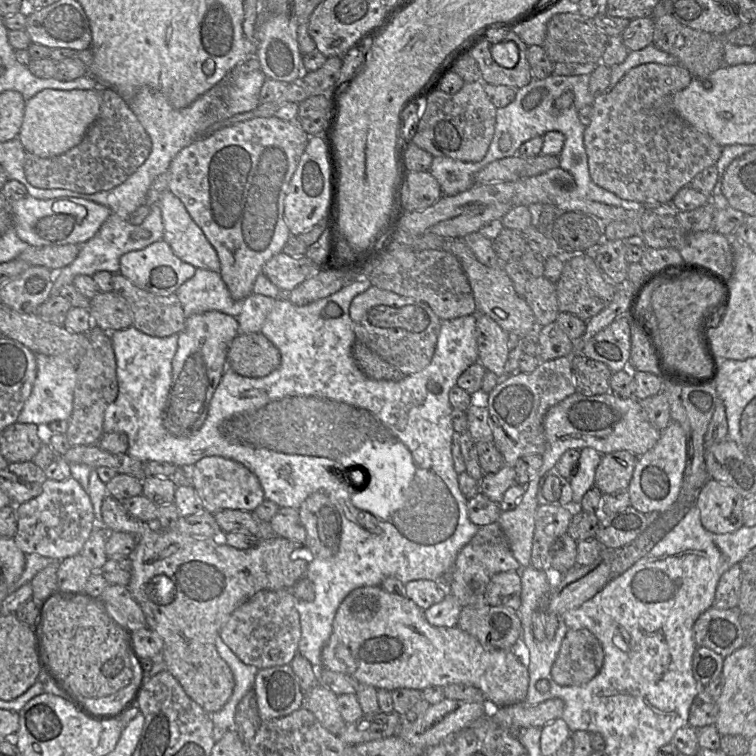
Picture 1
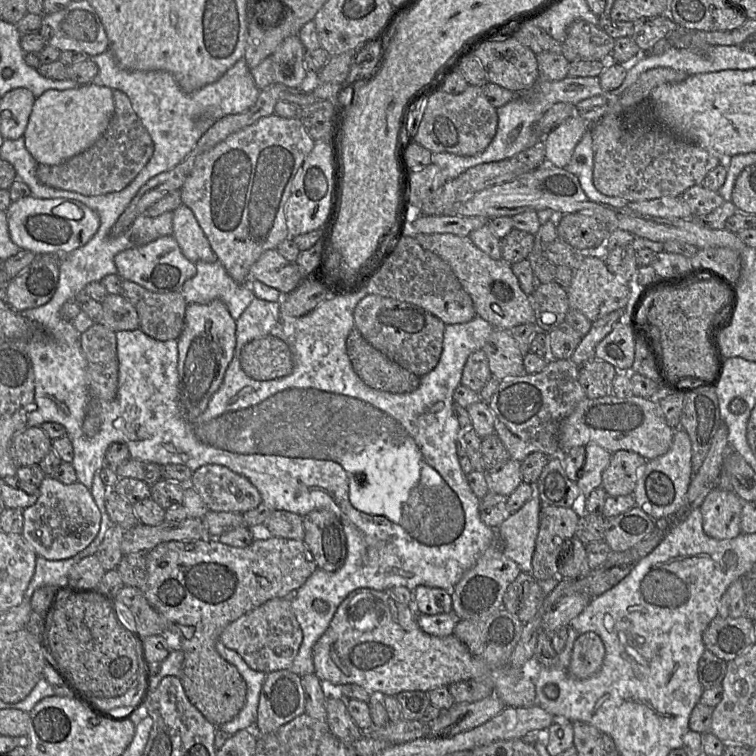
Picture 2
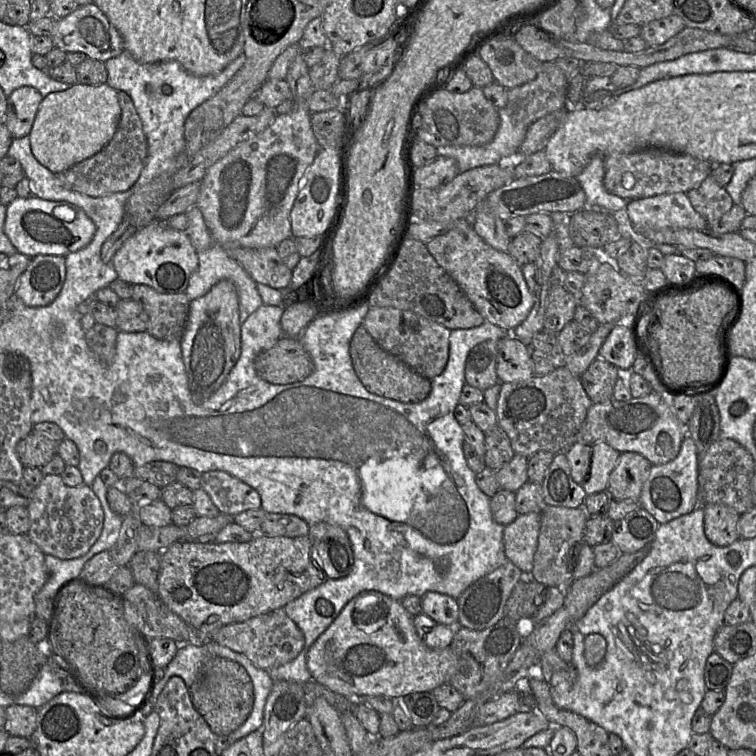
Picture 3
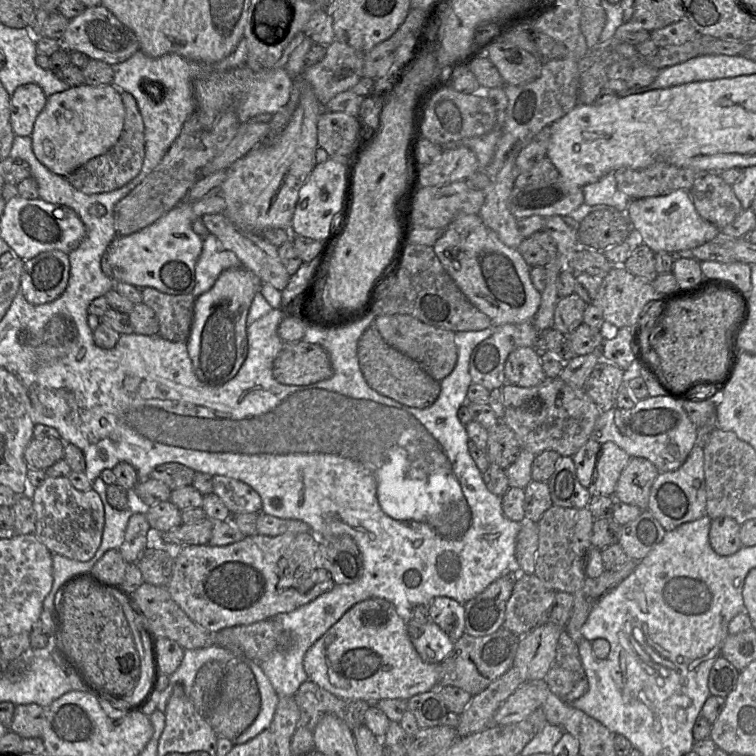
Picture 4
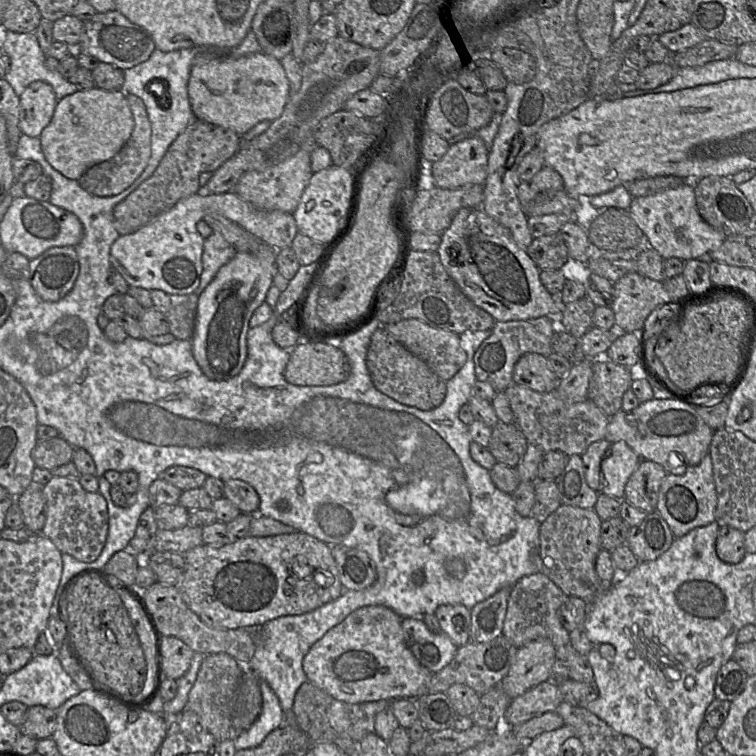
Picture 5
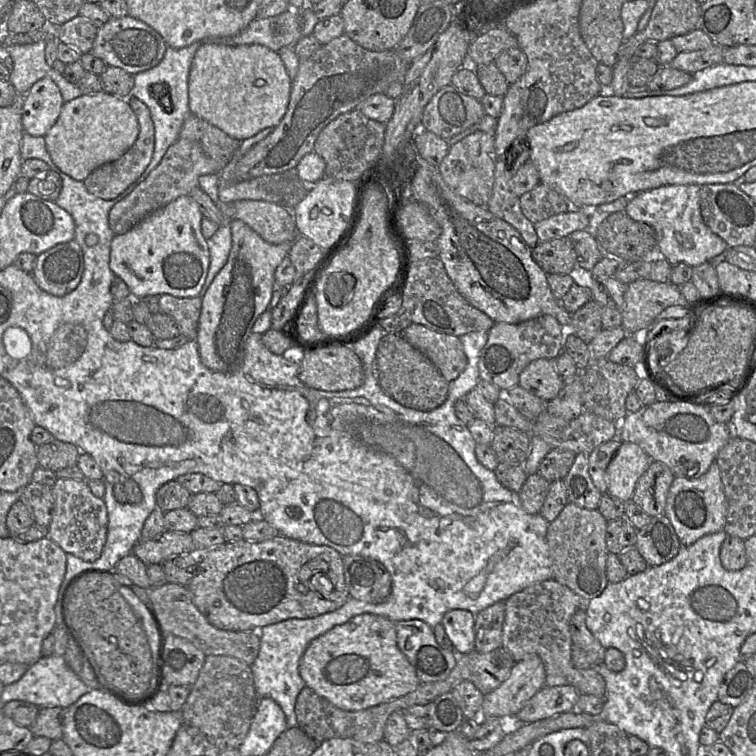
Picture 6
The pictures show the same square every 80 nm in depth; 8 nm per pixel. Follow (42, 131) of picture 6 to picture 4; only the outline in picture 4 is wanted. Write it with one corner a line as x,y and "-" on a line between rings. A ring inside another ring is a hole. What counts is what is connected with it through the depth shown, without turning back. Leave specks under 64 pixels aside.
34,83
19,86
10,99
10,123
16,136
30,136
46,104
42,88

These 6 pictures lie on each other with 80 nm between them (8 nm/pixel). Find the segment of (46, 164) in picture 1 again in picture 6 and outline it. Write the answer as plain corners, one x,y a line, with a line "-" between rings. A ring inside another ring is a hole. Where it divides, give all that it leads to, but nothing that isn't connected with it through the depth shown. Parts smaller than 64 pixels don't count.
130,96
127,100
139,123
139,134
136,141
119,159
98,167
83,181
92,195
104,200
118,197
134,183
145,171
154,153
155,129
149,108
134,96

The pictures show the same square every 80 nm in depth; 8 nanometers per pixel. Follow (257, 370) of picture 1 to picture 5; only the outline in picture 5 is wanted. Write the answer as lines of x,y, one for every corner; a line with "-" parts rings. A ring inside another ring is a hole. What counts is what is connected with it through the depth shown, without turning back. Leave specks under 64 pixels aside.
302,339
289,352
289,360
284,370
288,383
300,386
330,386
345,381
351,372
344,352
333,344
305,343

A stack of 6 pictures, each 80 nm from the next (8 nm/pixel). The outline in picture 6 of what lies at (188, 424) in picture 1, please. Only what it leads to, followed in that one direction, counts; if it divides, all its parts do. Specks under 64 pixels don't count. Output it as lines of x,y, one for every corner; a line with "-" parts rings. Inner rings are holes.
239,219
231,222
231,236
228,260
202,298
196,338
203,365
221,373
233,373
241,368
252,327
258,317
269,309
275,270
289,254
293,243
271,244

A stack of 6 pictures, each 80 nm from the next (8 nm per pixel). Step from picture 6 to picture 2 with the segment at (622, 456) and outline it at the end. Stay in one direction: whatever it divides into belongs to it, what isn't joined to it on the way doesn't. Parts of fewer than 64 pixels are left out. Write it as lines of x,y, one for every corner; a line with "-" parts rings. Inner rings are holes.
587,444
585,447
585,463
582,476
576,481
582,496
588,496
592,490
601,487
602,473
610,463
611,454
597,444

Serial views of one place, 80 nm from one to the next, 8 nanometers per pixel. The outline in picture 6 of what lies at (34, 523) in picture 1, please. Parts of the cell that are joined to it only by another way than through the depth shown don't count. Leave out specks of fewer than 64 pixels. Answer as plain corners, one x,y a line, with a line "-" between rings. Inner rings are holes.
58,478
51,489
54,509
48,525
48,538
66,553
88,562
97,560
105,545
108,529
108,513
104,499
91,492
85,479

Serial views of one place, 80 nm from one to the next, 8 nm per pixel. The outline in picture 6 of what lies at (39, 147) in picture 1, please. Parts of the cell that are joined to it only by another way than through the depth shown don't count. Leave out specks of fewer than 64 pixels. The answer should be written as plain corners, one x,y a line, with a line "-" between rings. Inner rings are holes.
105,91
83,94
65,102
56,123
44,136
47,151
53,163
65,174
77,181
84,181
95,169
119,159
136,141
139,123
127,98

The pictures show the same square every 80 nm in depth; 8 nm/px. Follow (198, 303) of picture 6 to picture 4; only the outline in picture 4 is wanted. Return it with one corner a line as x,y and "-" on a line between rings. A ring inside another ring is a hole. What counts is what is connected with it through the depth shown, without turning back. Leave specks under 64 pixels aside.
144,287
141,292
142,303
149,306
158,317
160,326
158,336
172,342
186,342
193,323
194,303
196,300
193,294
170,295
152,287

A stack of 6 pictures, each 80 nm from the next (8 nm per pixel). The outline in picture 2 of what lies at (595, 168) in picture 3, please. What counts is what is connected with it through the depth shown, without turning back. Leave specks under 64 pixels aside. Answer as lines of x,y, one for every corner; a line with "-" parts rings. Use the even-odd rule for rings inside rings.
590,130
578,142
570,162
564,169
578,178
583,191
591,201
617,208
628,207
629,202
624,198
604,195
595,188
593,184
593,167
594,151

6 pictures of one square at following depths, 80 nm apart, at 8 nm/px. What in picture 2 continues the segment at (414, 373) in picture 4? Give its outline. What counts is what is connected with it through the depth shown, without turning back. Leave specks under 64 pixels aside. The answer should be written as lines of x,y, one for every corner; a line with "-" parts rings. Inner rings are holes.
355,327
347,338
346,348
354,371
371,388
395,394
418,388
419,376
373,347

